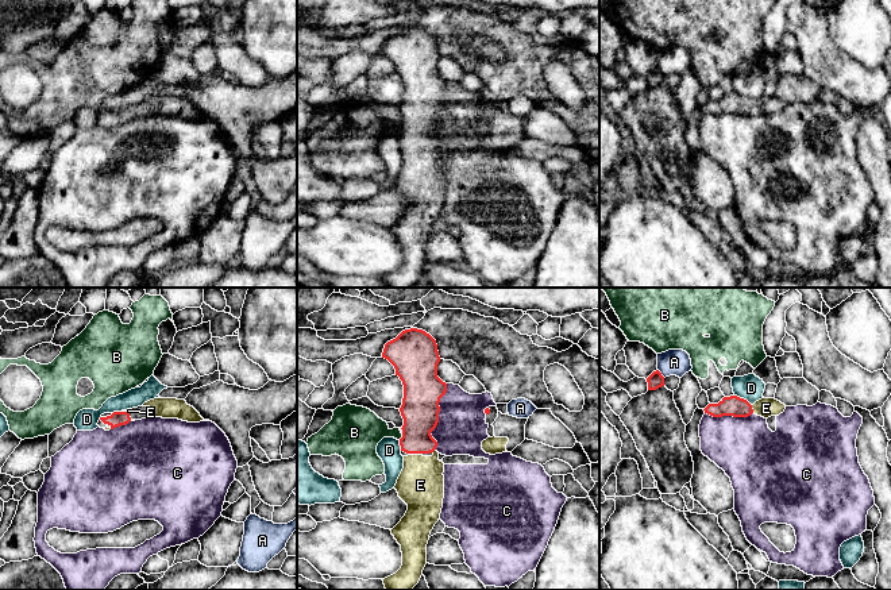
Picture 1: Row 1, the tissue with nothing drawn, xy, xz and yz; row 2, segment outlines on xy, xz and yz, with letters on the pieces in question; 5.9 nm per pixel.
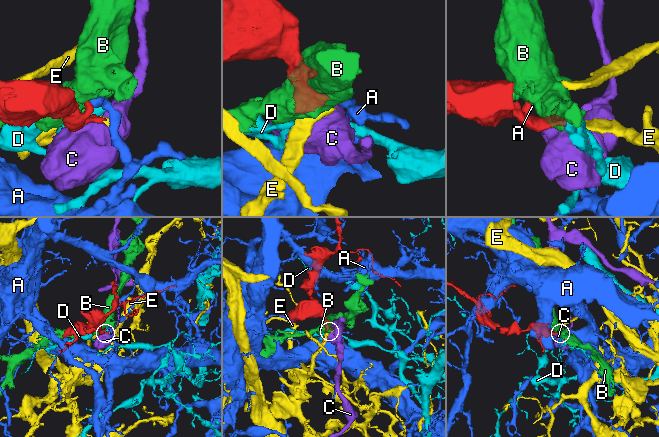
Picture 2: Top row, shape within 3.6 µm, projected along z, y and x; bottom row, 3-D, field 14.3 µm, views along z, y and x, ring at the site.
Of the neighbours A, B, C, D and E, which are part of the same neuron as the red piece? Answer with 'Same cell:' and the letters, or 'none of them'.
Same cell: E

